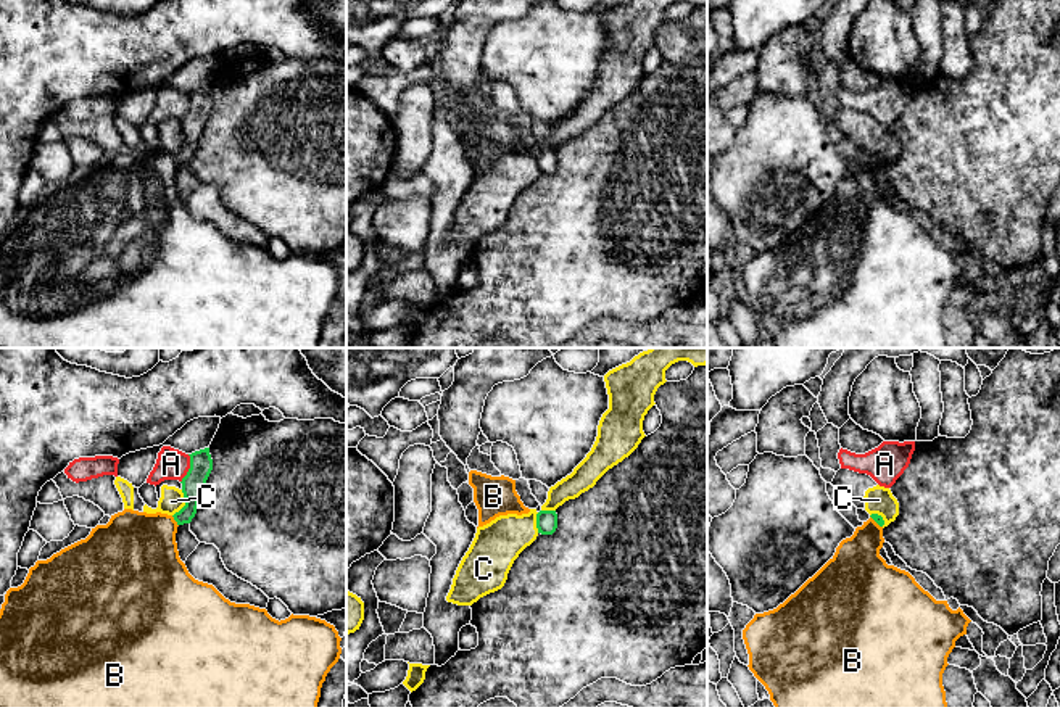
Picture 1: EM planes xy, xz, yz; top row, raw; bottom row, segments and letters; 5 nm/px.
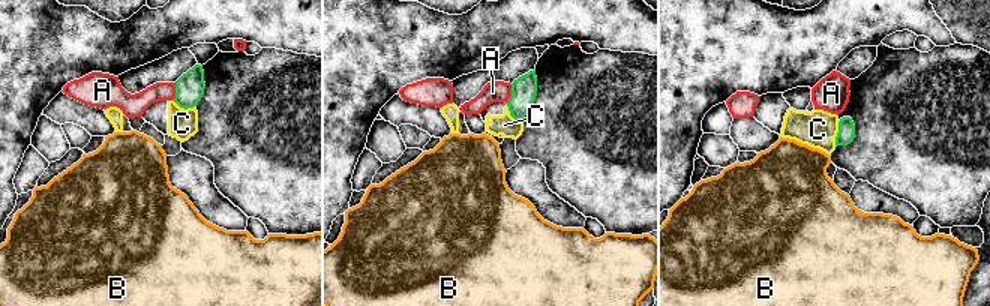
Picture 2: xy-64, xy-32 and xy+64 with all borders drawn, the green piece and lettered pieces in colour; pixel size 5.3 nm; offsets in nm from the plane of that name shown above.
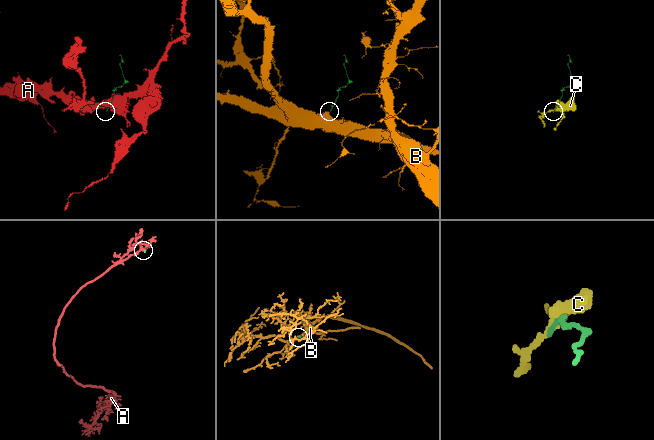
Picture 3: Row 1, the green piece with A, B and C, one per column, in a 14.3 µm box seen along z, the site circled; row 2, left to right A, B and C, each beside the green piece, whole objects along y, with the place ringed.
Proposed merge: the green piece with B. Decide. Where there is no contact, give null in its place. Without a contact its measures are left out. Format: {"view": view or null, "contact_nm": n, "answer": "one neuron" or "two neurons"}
{"view": "xy", "contact_nm": 70, "answer": "two neurons"}

